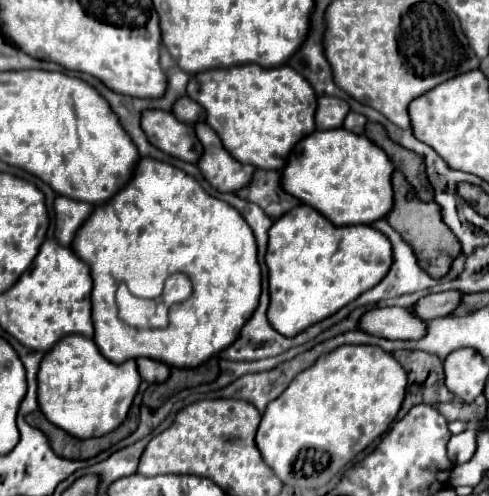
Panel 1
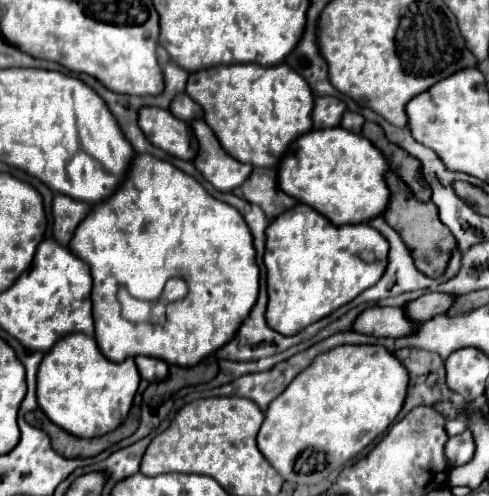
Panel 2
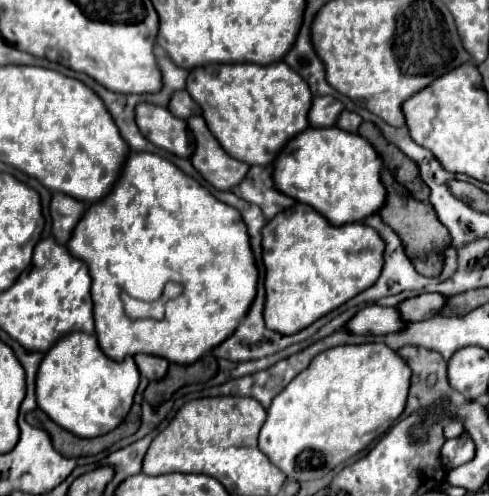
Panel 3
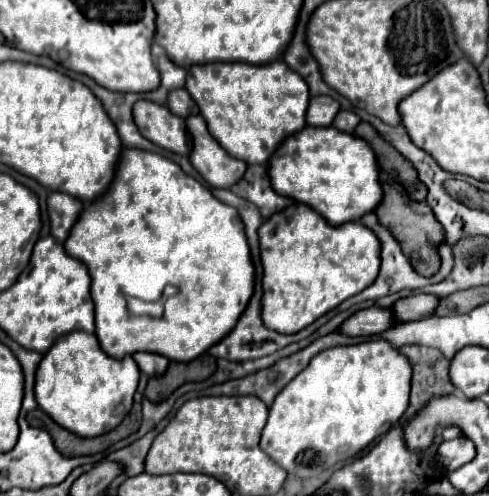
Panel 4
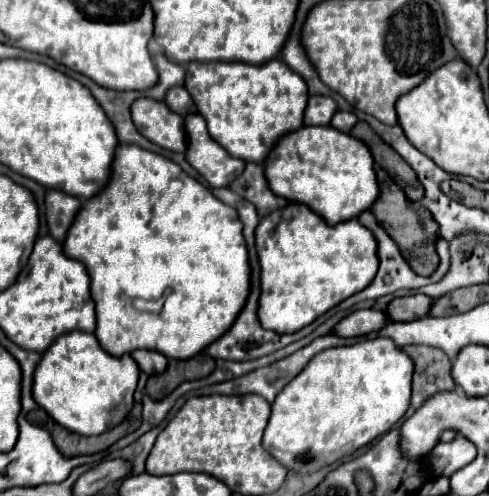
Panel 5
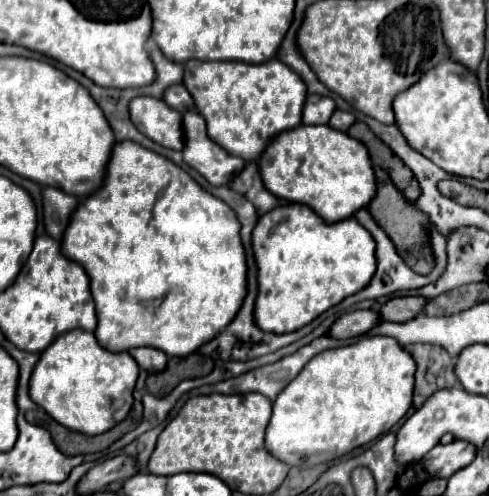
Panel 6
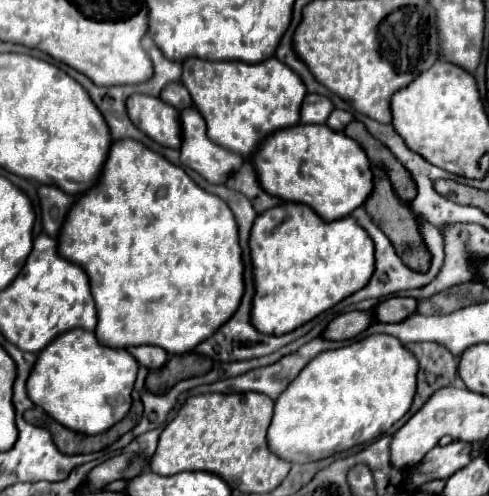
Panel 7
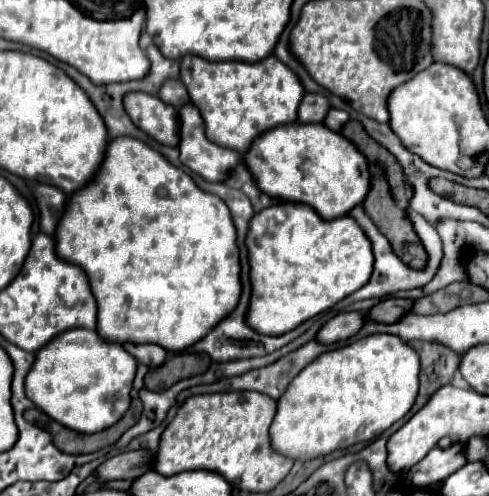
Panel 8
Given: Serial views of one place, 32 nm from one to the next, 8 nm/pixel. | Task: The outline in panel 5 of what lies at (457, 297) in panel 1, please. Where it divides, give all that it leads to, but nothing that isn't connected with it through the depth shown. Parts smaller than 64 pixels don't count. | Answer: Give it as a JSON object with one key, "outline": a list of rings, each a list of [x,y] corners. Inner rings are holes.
{"outline":[[[426,294],[404,296],[404,298],[392,300],[390,306],[386,308],[386,314],[394,322],[410,322],[410,320],[418,320],[418,318],[428,316],[432,304],[434,304],[434,298],[430,298]]]}

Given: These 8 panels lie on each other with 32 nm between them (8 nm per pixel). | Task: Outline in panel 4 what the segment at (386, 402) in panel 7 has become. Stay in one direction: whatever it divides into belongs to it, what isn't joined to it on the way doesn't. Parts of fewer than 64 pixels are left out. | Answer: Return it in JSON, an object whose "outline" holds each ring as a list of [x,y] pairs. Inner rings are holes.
{"outline":[[[386,340],[362,342],[356,346],[336,346],[312,358],[308,368],[300,372],[272,402],[268,422],[262,430],[260,448],[288,474],[296,478],[312,478],[330,470],[334,464],[356,456],[372,440],[386,434],[392,424],[408,408],[412,368]]]}

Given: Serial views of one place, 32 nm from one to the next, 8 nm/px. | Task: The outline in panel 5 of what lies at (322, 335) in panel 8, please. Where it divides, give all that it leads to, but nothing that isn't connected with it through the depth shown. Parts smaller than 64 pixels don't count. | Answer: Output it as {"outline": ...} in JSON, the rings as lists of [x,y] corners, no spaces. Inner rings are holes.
{"outline":[[[356,310],[350,316],[346,316],[334,332],[344,338],[354,338],[354,336],[366,336],[370,332],[378,332],[388,324],[388,316],[382,310]]]}

